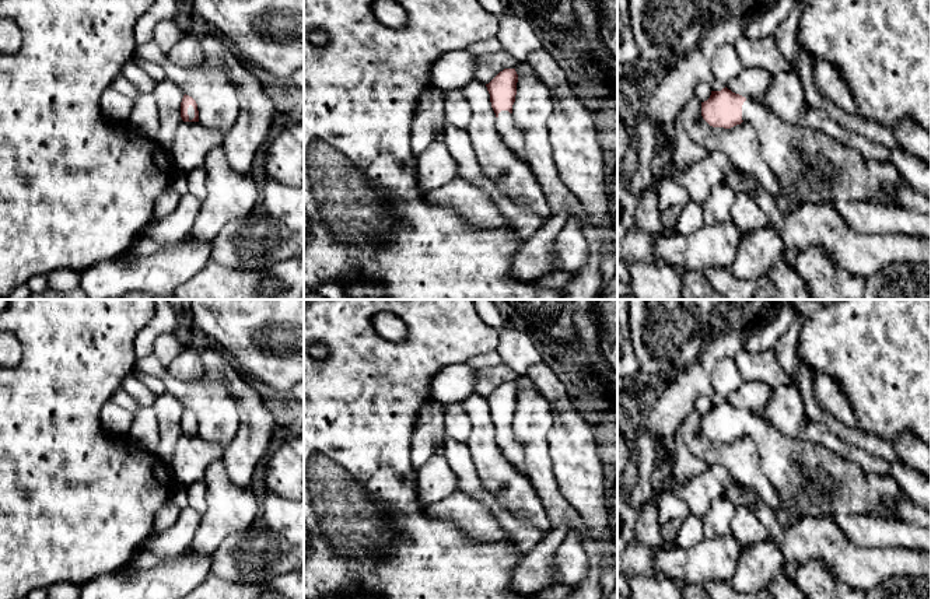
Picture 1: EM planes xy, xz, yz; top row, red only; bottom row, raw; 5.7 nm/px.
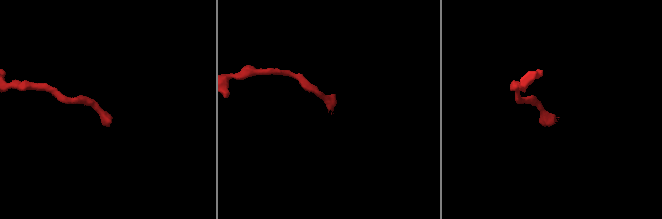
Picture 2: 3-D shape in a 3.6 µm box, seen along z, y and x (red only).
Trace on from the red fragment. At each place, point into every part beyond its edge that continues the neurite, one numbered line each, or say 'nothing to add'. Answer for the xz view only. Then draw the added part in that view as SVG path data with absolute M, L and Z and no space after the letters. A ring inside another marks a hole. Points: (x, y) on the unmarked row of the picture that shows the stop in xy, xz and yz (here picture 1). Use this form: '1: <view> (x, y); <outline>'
1: xz (511, 447); M508 424L498 427L496 441L510 465L525 474L524 442L514 434Z

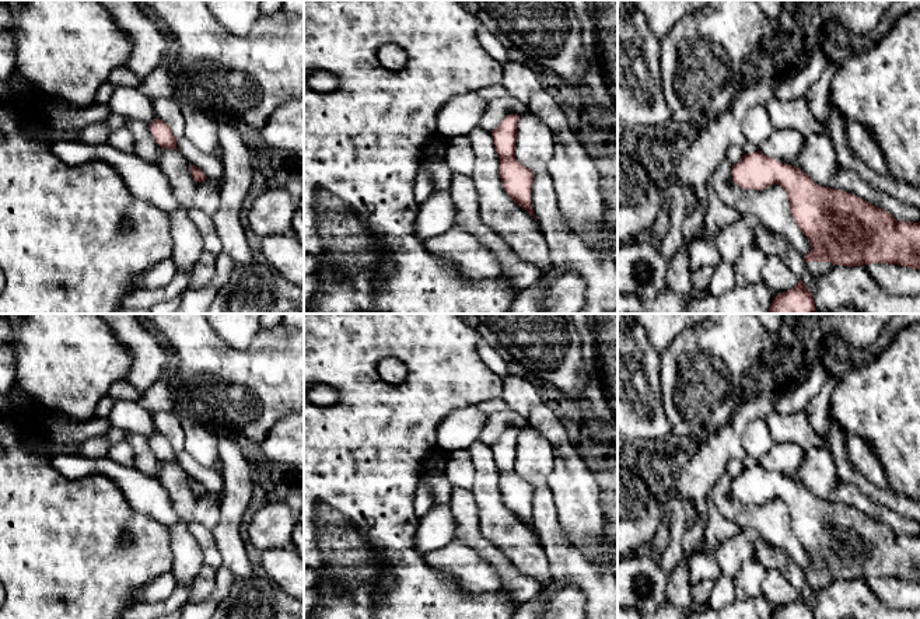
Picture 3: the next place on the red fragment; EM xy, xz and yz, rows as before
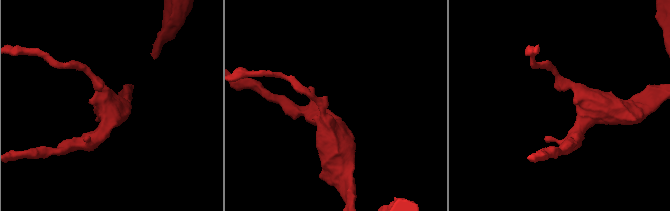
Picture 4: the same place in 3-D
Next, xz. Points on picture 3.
nothing to add

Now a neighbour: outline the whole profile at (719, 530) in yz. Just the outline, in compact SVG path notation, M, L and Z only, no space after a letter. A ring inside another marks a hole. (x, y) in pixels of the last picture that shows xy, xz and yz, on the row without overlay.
M713 494L707 499L707 525L704 543L709 550L714 550L720 543L734 538L741 531L735 522L727 520L713 501Z

